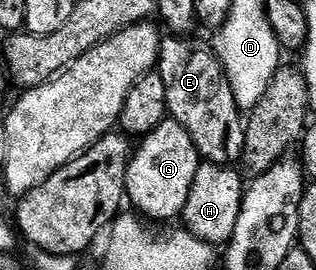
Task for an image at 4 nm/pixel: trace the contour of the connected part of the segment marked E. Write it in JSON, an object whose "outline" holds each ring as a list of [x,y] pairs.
{"outline":[[[189,38],[162,39],[156,71],[163,78],[163,86],[167,86],[169,116],[191,134],[202,157],[211,164],[233,166],[245,150],[245,120],[217,53],[205,48],[192,44]]]}

